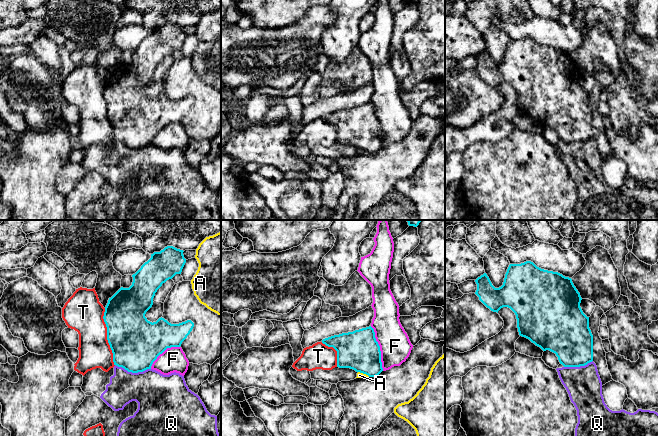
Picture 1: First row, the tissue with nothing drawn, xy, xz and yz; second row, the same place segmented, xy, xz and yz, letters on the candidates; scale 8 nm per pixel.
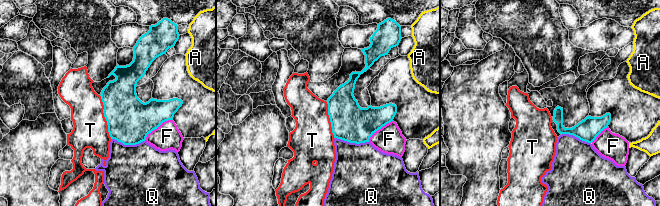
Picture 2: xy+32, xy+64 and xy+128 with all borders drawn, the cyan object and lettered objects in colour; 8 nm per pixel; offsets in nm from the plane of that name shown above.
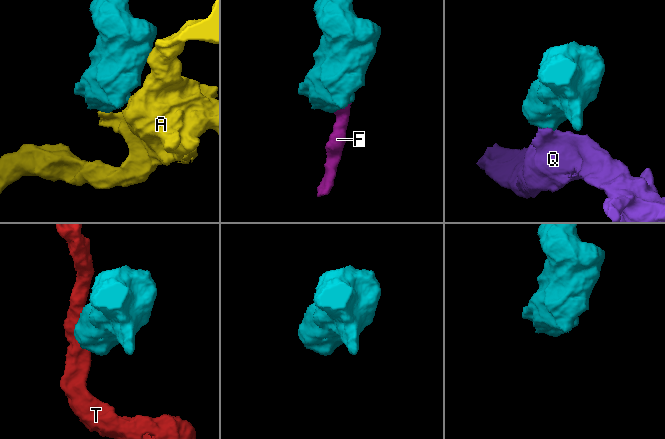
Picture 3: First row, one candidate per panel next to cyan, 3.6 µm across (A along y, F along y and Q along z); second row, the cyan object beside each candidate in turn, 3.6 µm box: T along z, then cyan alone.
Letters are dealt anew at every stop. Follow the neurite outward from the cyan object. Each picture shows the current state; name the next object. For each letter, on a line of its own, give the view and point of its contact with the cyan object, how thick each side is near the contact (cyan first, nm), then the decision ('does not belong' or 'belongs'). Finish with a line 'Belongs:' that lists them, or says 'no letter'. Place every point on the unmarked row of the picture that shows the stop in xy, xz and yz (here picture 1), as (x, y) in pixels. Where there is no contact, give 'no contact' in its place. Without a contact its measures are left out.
A: xz (364, 149) | 320/50 nm | does not belong
F: xz (379, 124) | 320/260 nm | does not belong
Q: xy (133, 148) | 400/320 nm | does not belong
T: xy (107, 113) | 400/280 nm | does not belong
Belongs: no letter

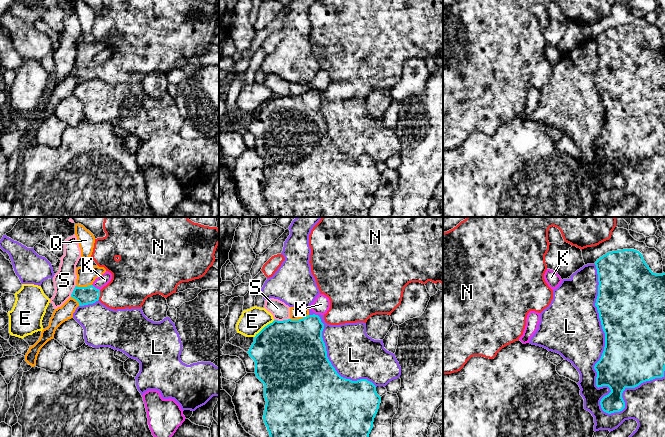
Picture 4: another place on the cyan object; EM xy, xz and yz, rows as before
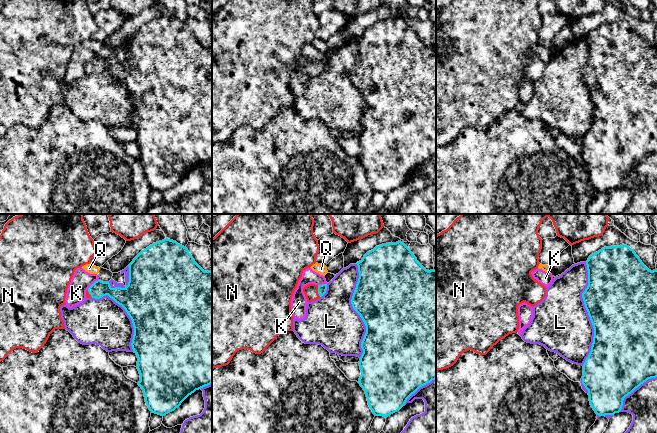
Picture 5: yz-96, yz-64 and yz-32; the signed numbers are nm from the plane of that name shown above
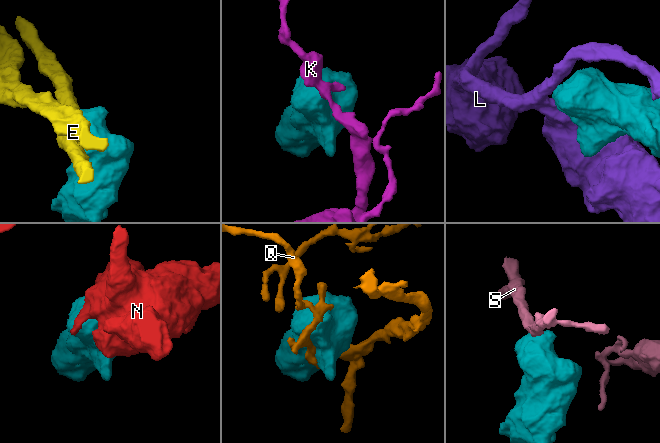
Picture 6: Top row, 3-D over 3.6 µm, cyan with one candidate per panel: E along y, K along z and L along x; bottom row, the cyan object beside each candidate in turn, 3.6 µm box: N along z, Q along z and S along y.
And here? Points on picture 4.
E: xz (264, 103) | 500/200 nm | does not belong
K: xy (96, 64) | 140/90 nm | does not belong
L: yz (605, 122) | 480/420 nm | does not belong
N: xy (99, 71) | 140/320 nm | belongs
Q: xz (299, 95) | 480/110 nm | does not belong
S: xz (281, 97) | 500/140 nm | does not belong
Belongs: N

